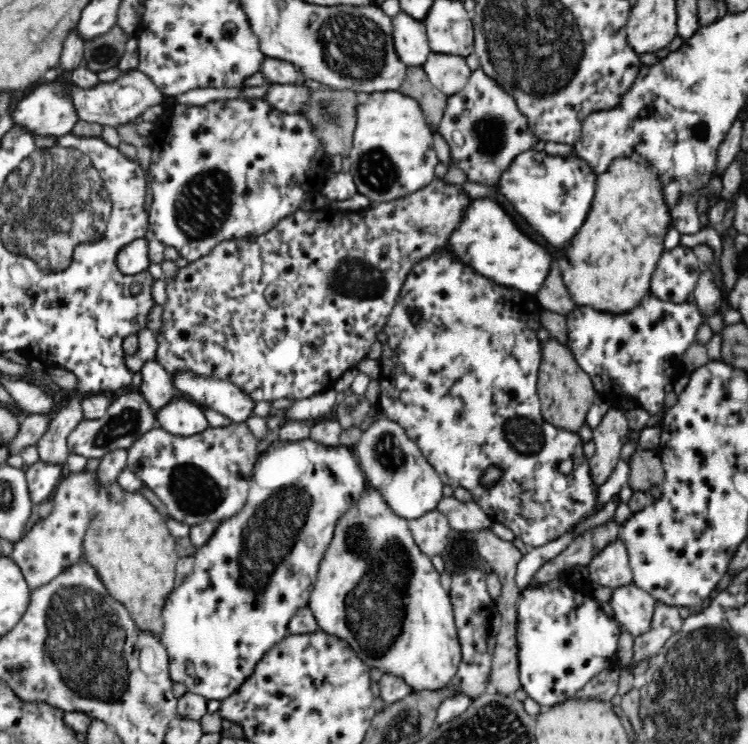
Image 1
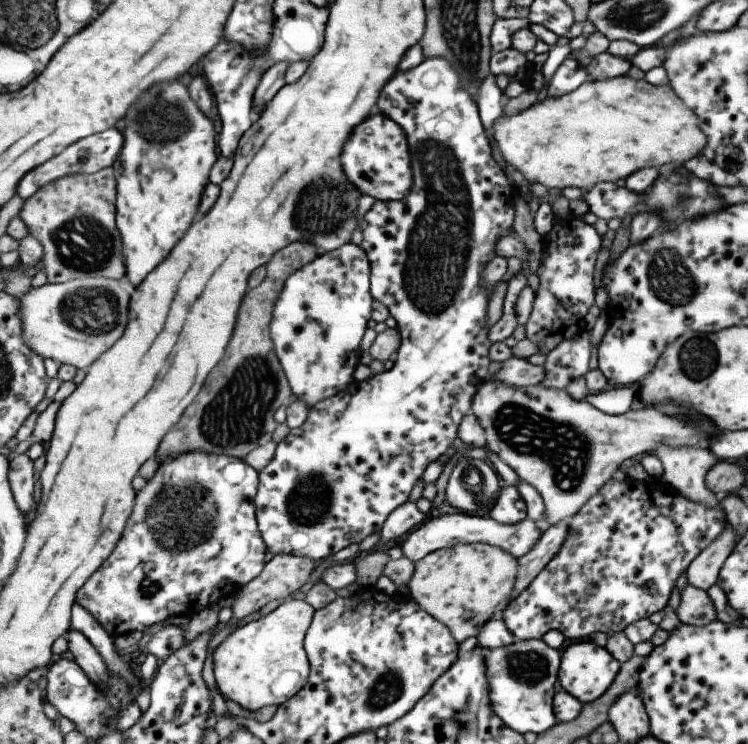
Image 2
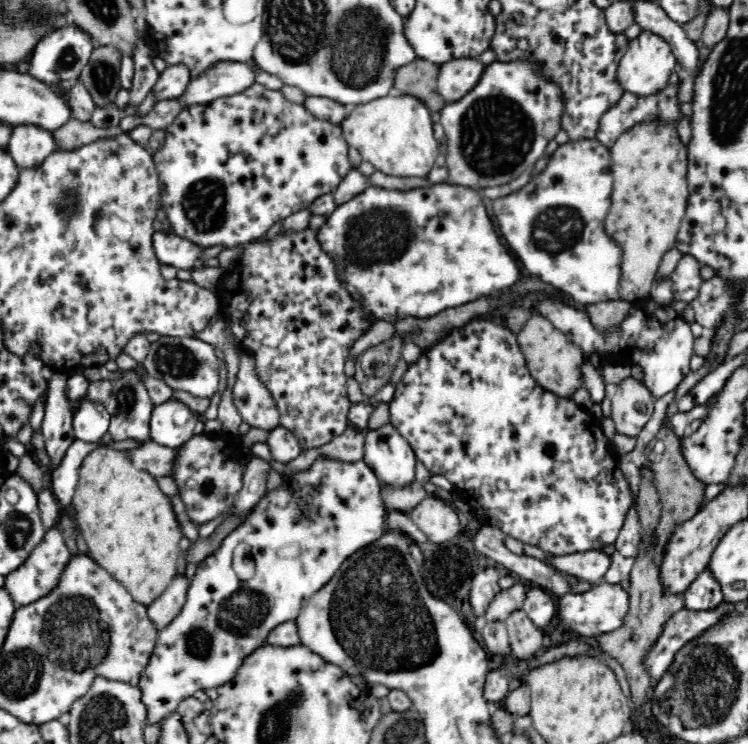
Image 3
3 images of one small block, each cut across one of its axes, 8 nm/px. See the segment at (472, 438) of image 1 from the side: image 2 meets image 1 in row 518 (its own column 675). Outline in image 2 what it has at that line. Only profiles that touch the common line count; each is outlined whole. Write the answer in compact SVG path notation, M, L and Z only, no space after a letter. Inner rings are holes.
M649 475L645 480L635 480L633 477L627 476L624 481L617 482L611 480L601 487L601 490L593 496L592 500L584 506L573 518L571 518L570 531L559 554L545 567L545 570L539 574L532 585L526 591L523 591L519 596L513 598L509 606L502 612L500 617L505 621L505 624L512 630L512 633L517 639L526 641L529 639L541 639L549 630L557 630L567 638L577 638L578 641L585 641L591 634L595 632L603 632L607 637L617 633L623 633L629 625L634 622L650 619L653 614L661 612L663 608L667 608L670 604L671 593L675 588L677 578L685 573L707 546L717 538L717 535L724 529L724 524L727 523L724 518L724 511L718 504L717 509L707 508L705 505L697 504L691 499L685 498L682 493L676 491L669 483L663 480L663 477L654 477Z

